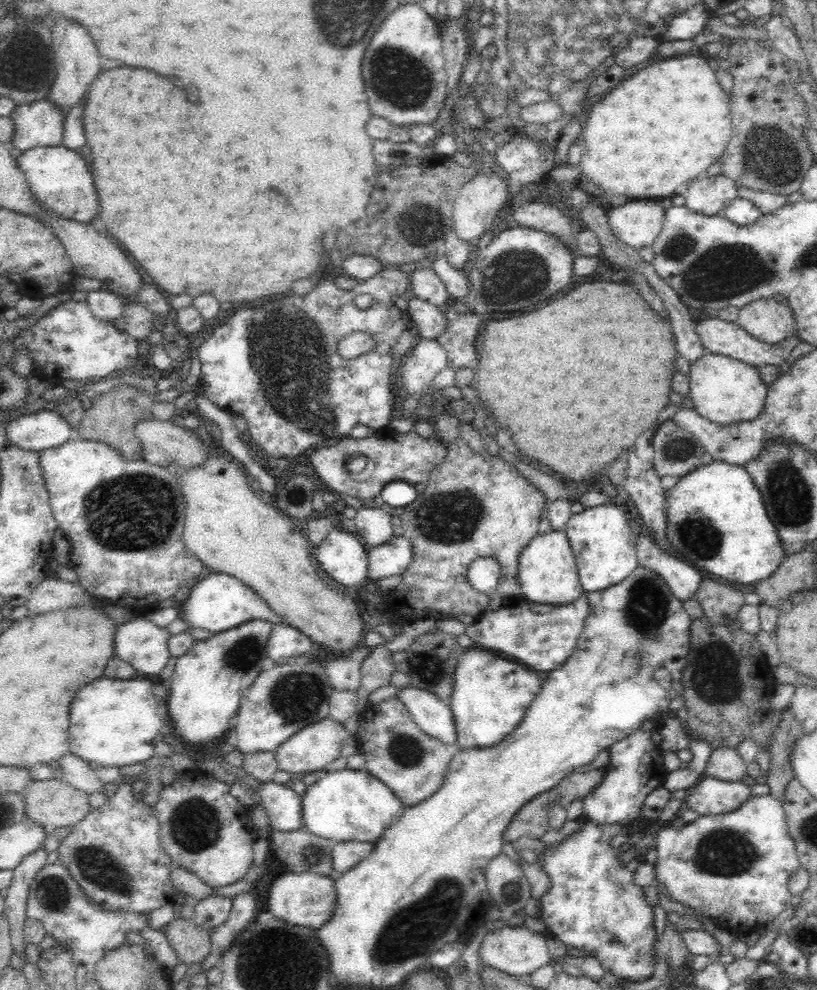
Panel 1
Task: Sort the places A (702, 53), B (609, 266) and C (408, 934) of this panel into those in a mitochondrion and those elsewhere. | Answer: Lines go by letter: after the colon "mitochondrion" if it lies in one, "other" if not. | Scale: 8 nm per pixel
A: other
B: other
C: mitochondrion

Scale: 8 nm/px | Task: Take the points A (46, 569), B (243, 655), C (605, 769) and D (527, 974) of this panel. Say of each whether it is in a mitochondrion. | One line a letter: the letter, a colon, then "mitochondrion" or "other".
A: other
B: mitochondrion
C: other
D: other

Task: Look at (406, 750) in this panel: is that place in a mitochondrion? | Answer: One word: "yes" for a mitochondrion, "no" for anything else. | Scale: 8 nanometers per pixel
yes

